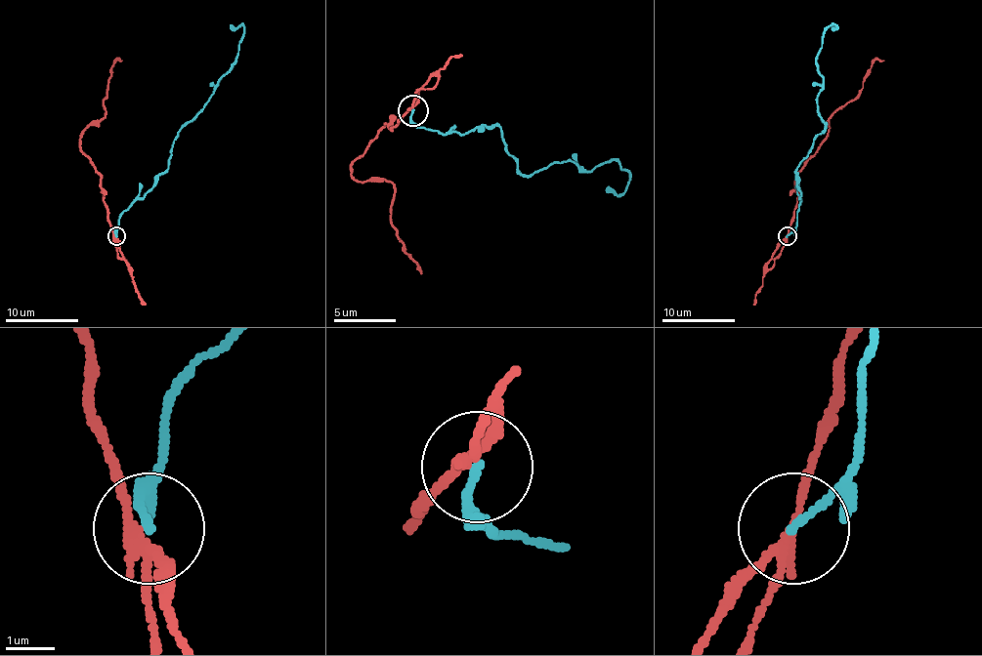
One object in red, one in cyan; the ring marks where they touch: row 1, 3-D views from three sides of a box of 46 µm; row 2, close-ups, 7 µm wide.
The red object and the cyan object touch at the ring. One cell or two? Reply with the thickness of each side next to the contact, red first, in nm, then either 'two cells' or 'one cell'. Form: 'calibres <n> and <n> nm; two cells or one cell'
calibres 180 and 150 nm; one cell

